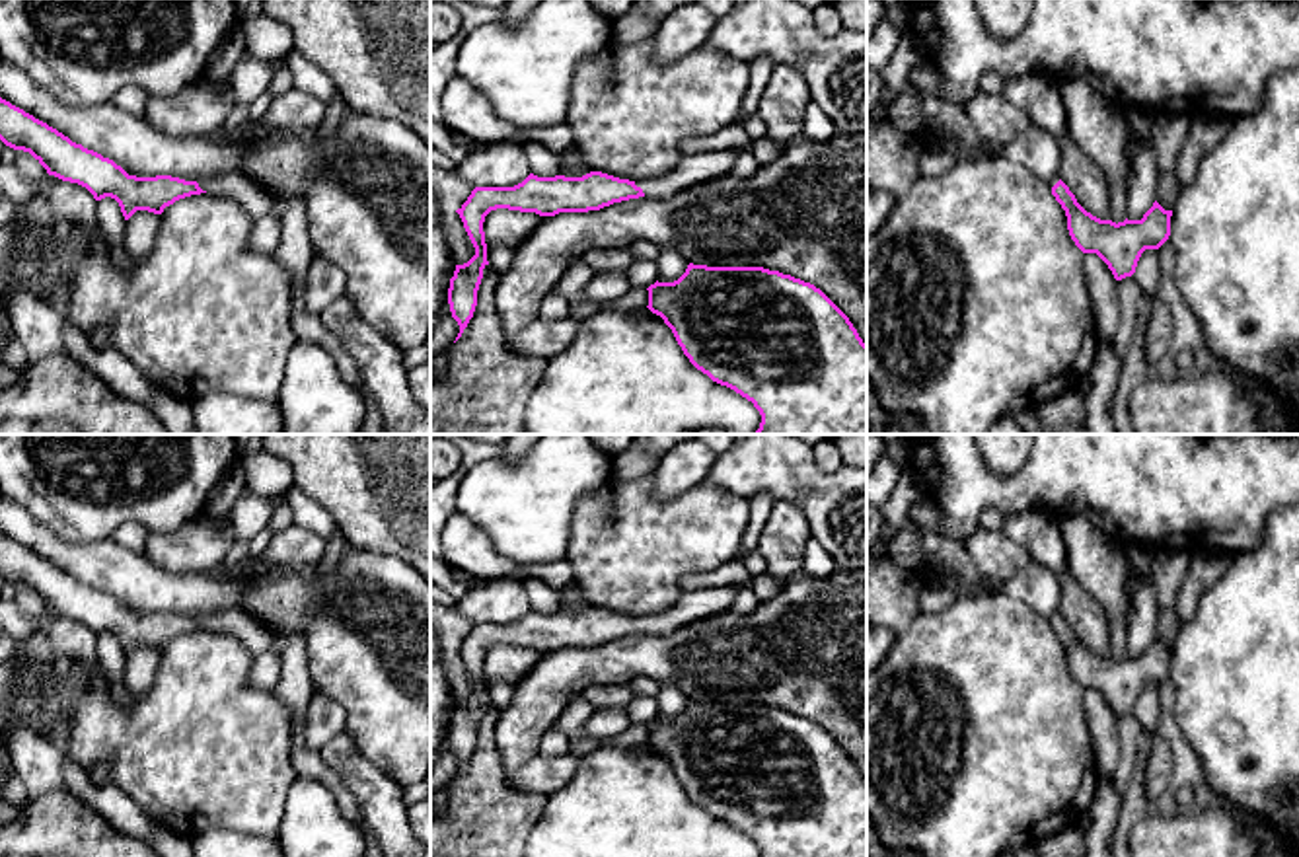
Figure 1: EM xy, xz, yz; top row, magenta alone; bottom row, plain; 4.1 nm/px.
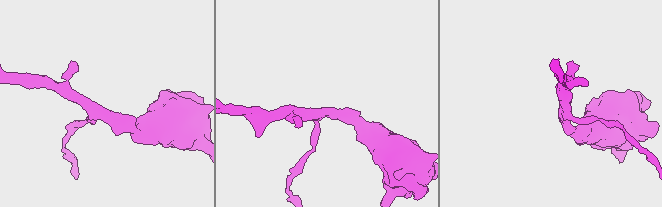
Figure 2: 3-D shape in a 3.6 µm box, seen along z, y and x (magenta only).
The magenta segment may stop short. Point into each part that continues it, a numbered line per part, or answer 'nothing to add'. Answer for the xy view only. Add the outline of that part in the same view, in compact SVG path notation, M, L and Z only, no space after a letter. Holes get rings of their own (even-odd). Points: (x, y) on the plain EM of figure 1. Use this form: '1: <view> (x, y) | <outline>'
1: xy (240, 624) | M230 608L210 615L197 615L199 623L214 633L238 639L251 656L278 649L278 635L243 608Z

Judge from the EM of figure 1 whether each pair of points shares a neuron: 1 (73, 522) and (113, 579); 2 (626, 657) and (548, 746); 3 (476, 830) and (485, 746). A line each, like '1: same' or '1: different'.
1: different
2: different
3: same

